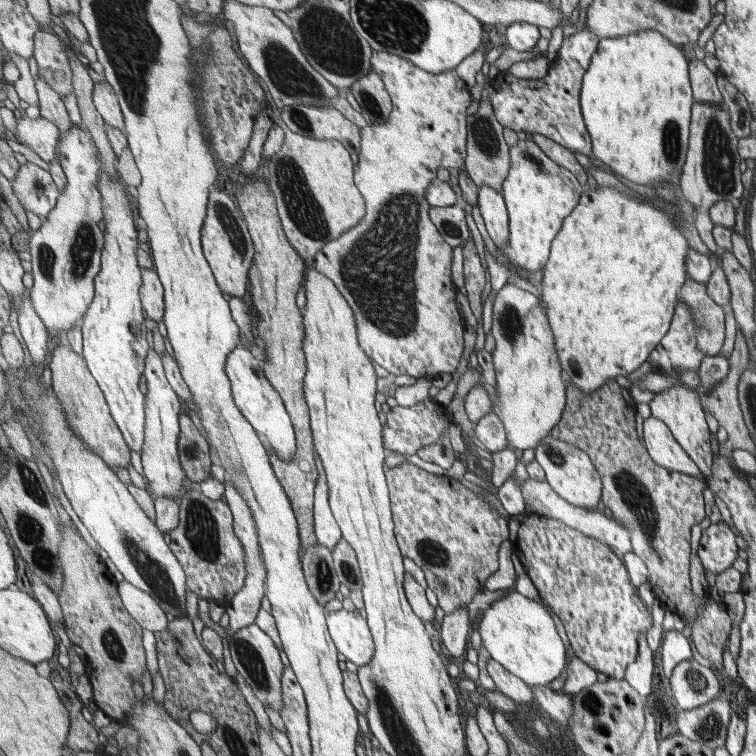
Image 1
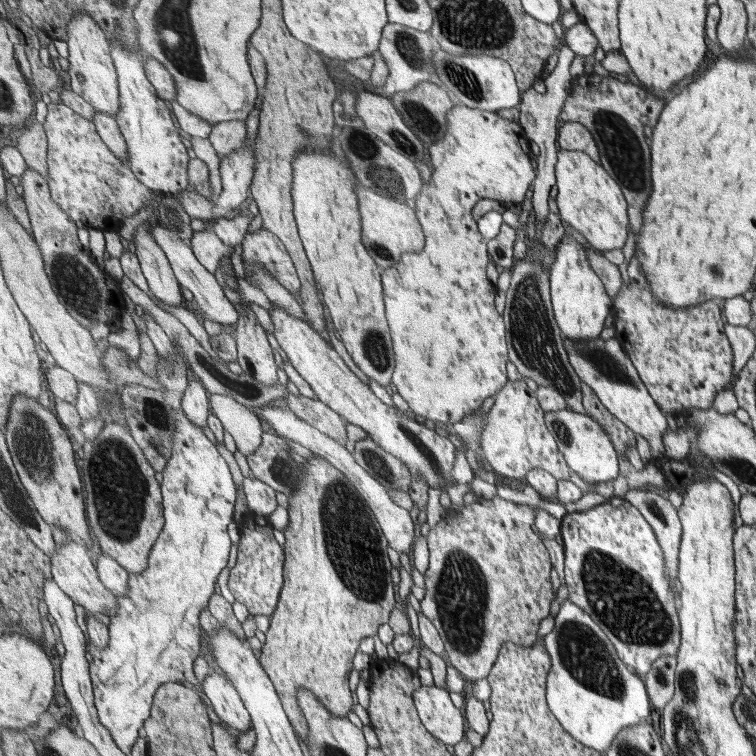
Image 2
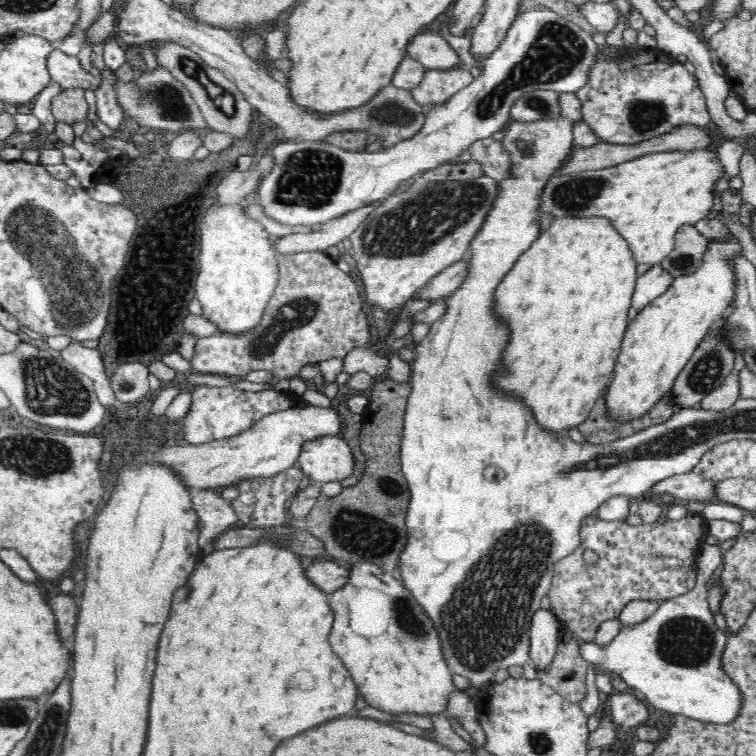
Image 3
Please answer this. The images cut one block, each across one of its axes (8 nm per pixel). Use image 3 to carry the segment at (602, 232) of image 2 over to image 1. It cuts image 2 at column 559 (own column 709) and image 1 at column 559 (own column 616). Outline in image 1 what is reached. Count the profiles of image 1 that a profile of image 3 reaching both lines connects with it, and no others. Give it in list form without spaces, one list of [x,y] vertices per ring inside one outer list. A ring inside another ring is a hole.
[[[521,140],[517,145],[511,146],[510,151],[511,171],[509,171],[509,178],[504,182],[503,195],[510,214],[511,241],[508,246],[496,247],[497,262],[511,270],[543,271],[549,262],[552,246],[554,246],[553,241],[561,233],[566,218],[580,203],[585,187],[574,173],[551,160],[534,140]]]

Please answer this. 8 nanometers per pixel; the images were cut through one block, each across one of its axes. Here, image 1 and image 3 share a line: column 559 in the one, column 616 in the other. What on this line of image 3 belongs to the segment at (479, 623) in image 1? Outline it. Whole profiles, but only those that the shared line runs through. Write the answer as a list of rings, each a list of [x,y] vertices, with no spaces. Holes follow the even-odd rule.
[[[715,541],[703,542],[697,557],[697,584],[693,590],[660,602],[659,608],[640,623],[624,625],[621,622],[618,635],[604,645],[585,642],[580,648],[582,658],[600,666],[607,674],[620,677],[628,688],[645,694],[656,709],[700,721],[730,723],[739,712],[740,693],[720,667],[728,635],[715,625],[715,616],[710,613],[707,601],[710,581],[722,565],[721,549]]]

